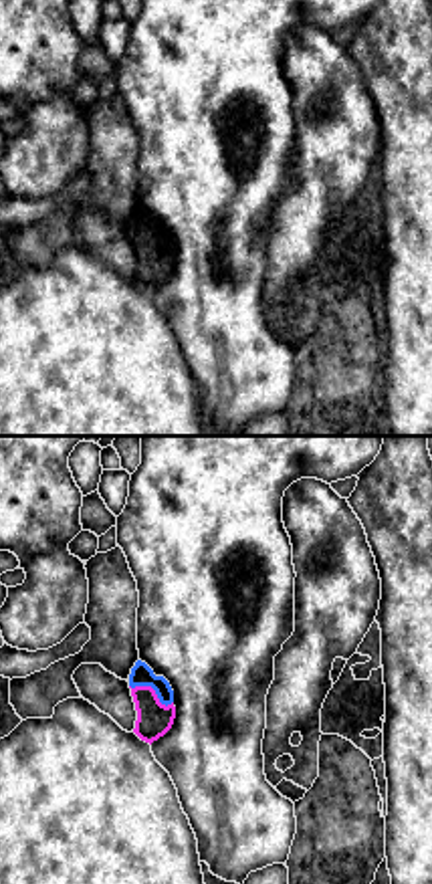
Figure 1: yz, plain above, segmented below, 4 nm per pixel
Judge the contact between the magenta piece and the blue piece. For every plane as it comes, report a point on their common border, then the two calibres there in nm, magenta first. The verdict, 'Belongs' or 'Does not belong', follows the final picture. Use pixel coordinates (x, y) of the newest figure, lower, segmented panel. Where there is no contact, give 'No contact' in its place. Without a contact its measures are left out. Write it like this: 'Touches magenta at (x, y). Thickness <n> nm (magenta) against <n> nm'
Touches magenta at (154, 691). Thickness 140 nm (magenta) against 90 nm

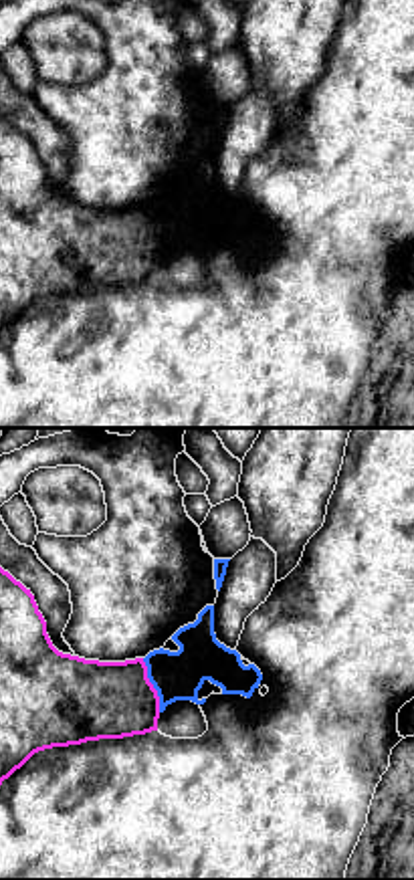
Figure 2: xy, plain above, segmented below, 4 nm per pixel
Touches magenta at (152, 685). Thickness 320 nm (magenta) against 190 nm

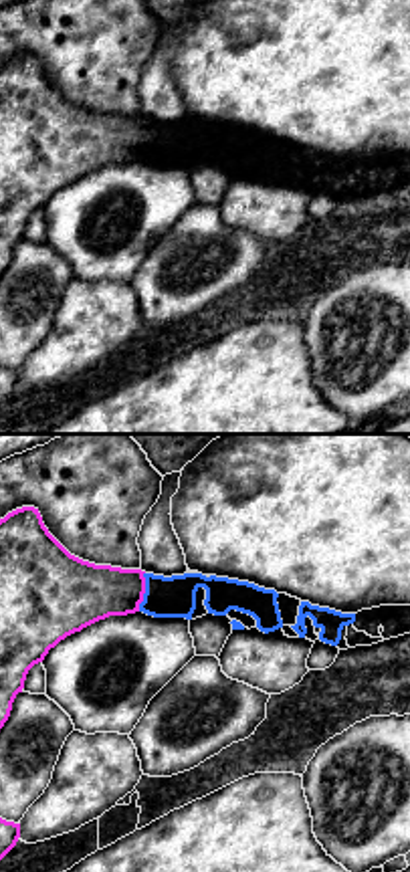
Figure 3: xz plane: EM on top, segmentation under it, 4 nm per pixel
Touches magenta at (144, 592). Thickness 260 nm (magenta) against 160 nm

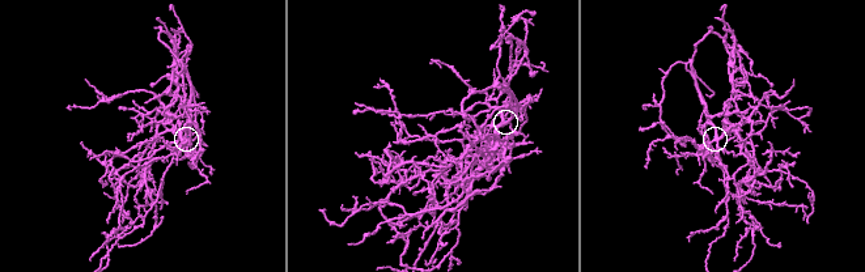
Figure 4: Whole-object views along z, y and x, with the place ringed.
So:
Belongs

